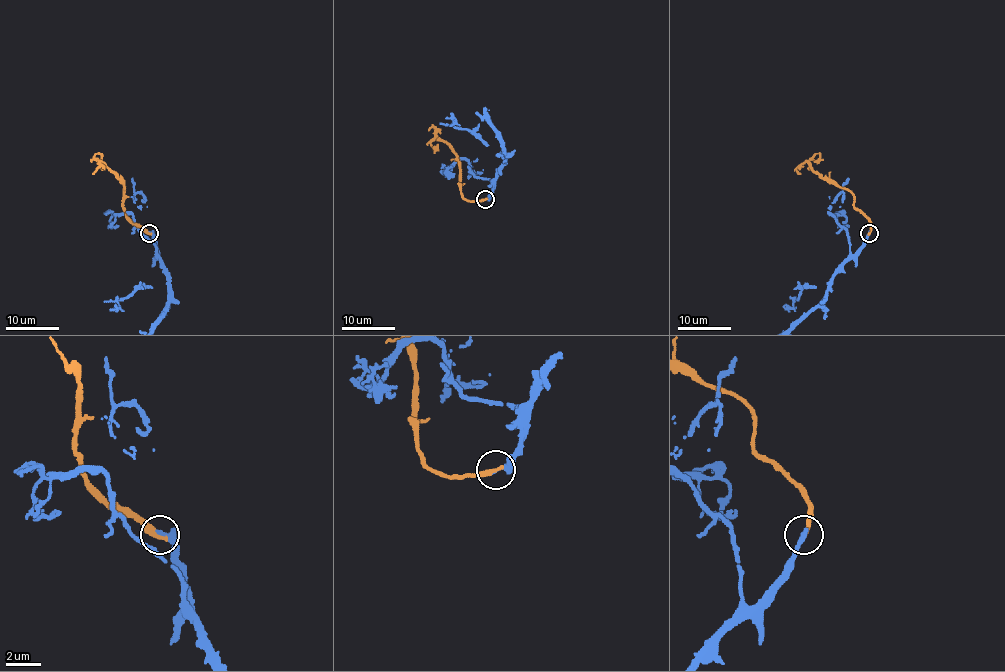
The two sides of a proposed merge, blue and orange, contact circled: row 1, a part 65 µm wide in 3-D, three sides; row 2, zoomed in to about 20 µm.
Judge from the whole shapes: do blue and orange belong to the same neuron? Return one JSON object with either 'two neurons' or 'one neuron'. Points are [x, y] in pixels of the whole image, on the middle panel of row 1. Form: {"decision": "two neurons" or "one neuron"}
{"decision": "one neuron"}

